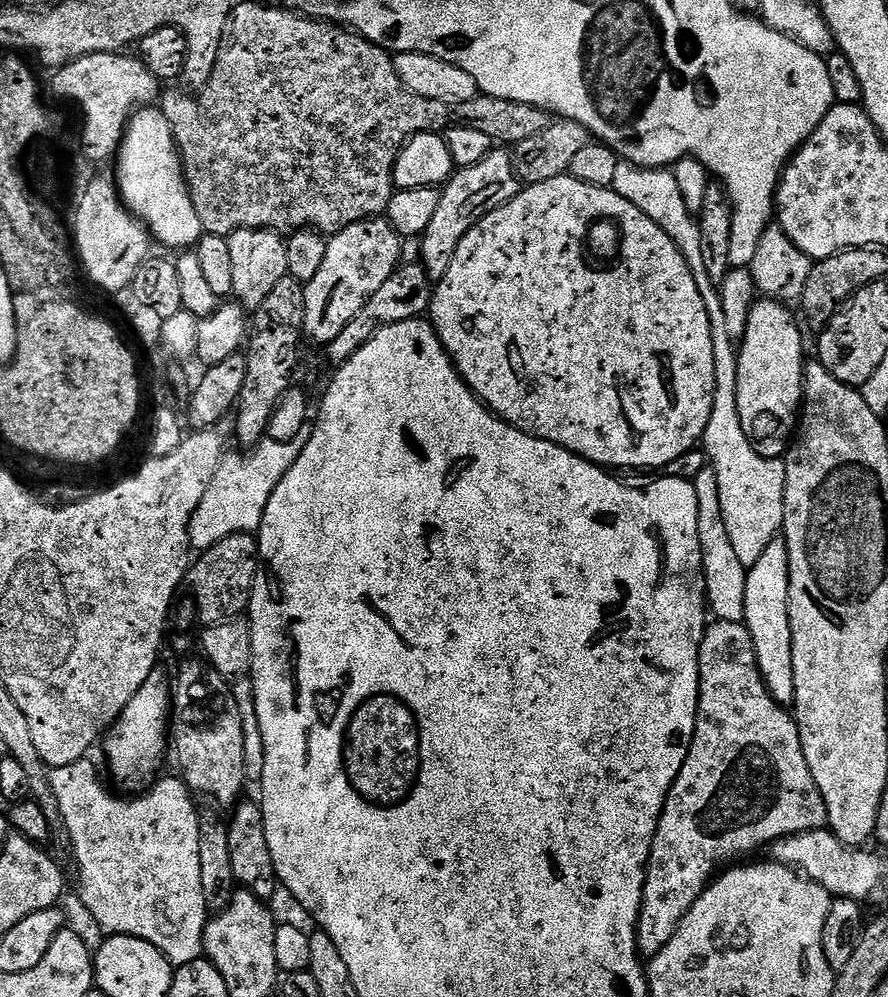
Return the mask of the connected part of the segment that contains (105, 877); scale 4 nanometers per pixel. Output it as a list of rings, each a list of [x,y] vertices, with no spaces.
[[[85,758],[78,762],[70,762],[70,766],[58,766],[47,773],[48,789],[52,791],[52,796],[56,800],[56,805],[60,811],[60,824],[68,831],[68,840],[72,843],[72,856],[76,859],[76,872],[80,875],[80,900],[84,903],[86,911],[92,915],[92,920],[108,936],[133,936],[142,938],[150,942],[150,946],[158,946],[162,954],[173,966],[179,966],[186,962],[194,962],[204,956],[204,928],[208,925],[210,913],[206,906],[206,898],[202,894],[202,865],[198,858],[198,838],[200,837],[200,826],[202,816],[196,813],[194,793],[179,775],[161,775],[147,789],[145,796],[140,796],[137,800],[119,800],[116,796],[111,796],[102,785],[96,781],[96,764],[92,758]]]

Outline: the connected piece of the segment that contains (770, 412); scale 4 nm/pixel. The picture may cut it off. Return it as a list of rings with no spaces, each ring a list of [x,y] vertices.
[[[757,299],[750,310],[736,357],[736,409],[742,430],[750,446],[771,460],[779,460],[787,453],[804,399],[804,336],[800,333],[801,325],[798,320],[796,325],[788,308],[791,307],[787,303],[778,300]]]

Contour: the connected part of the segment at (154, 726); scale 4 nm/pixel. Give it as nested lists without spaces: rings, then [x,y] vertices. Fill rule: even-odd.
[[[163,670],[152,672],[103,737],[102,748],[104,744],[104,752],[108,755],[108,768],[122,787],[136,788],[139,784],[147,785],[157,779],[161,771],[159,768],[164,764],[164,747],[169,747],[170,744],[172,690],[170,676]]]

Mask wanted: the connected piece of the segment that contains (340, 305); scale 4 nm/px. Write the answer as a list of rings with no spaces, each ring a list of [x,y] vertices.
[[[373,218],[354,222],[346,230],[335,233],[326,246],[326,259],[318,274],[304,285],[305,341],[313,340],[326,346],[342,334],[346,322],[354,322],[358,310],[370,302],[372,295],[386,283],[386,278],[401,263],[402,237],[394,230],[387,218]]]

